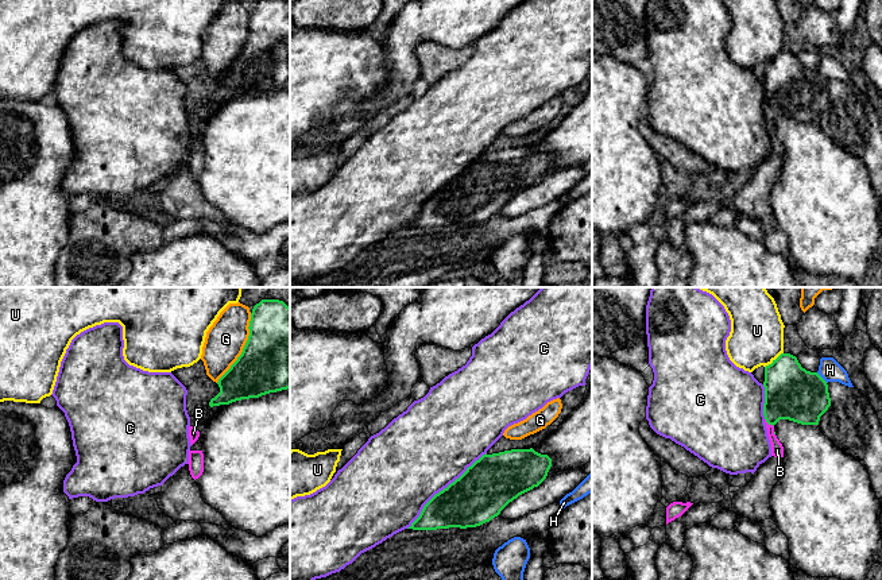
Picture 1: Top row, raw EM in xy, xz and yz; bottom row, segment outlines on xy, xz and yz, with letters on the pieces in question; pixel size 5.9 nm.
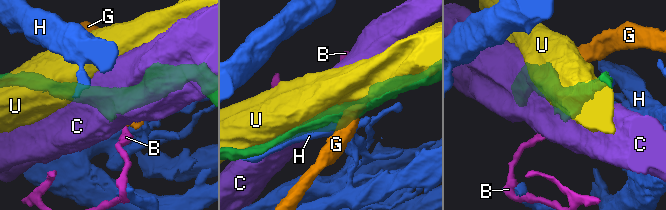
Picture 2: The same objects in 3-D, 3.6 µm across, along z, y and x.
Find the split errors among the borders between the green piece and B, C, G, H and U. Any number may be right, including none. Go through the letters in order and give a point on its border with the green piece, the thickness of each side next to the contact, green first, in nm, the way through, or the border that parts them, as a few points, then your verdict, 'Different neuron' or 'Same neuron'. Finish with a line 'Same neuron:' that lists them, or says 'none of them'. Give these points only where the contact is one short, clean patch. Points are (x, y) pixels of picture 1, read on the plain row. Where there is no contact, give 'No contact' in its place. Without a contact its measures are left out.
B: Touches green at yz (769, 122). Thickness 320 nm (green) against 80 nm. Path across: yz (792, 91), (773, 109), (769, 122), (777, 147). Same neuron
C: Touches green at xz (444, 186). Thickness 320 nm (green) against 500 nm. Different neuron
G: Touches green at xy (243, 46). Thickness 460 nm (green) against 240 nm. Different neuron
H: Touches green at yz (820, 74). Thickness 320 nm (green) against 140 nm. Different neuron
U: Touches green at yz (773, 58). Thickness 320 nm (green) against 320 nm. Different neuron
Same neuron: B

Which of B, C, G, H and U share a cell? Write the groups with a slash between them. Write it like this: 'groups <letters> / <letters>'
groups B / C / G / H / U

